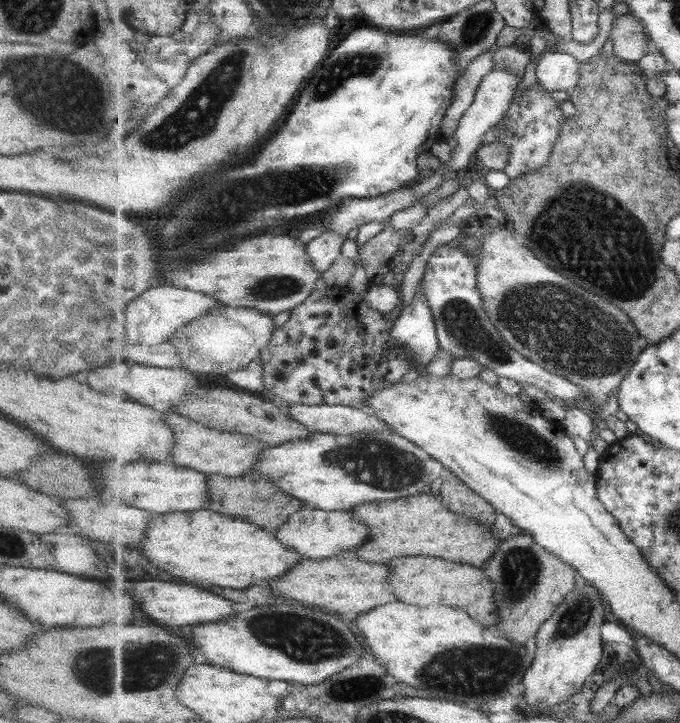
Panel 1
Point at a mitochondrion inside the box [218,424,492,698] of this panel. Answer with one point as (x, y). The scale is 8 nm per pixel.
(303, 639)

